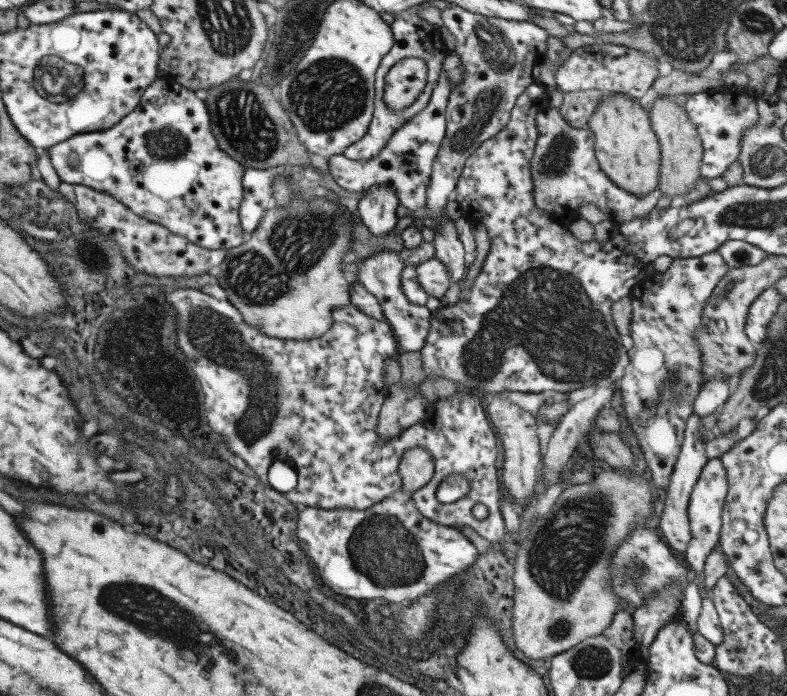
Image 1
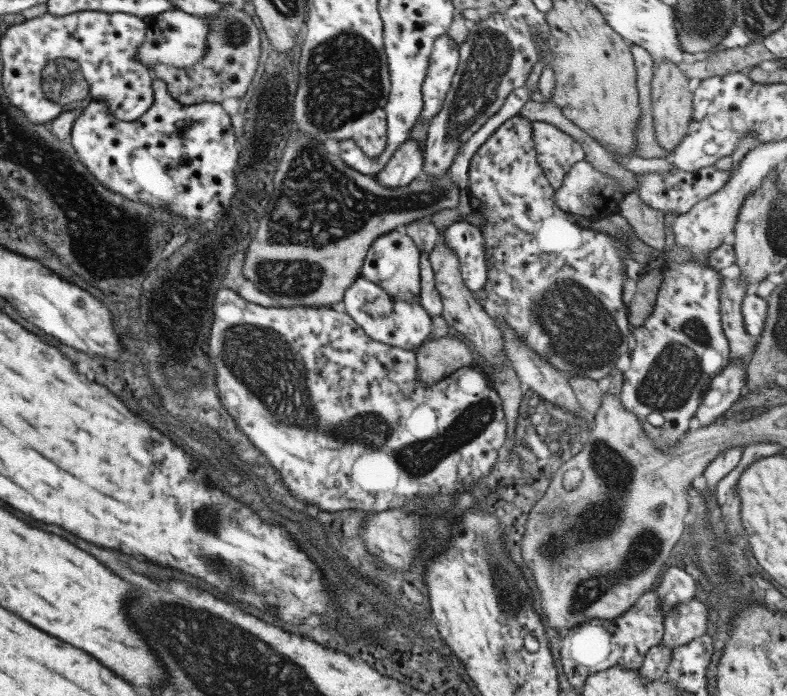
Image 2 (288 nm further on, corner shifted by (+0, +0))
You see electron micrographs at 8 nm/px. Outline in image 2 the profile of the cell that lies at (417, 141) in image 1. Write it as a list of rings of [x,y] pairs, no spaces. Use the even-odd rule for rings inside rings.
[[[443,34],[435,40],[429,56],[429,70],[421,84],[421,96],[423,96],[421,112],[413,128],[417,124],[421,126],[429,124],[431,118],[439,114],[457,68],[459,68],[459,44]]]

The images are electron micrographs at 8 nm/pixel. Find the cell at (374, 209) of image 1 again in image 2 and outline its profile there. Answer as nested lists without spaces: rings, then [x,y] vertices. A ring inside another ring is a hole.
[[[403,142],[395,152],[389,164],[379,170],[373,180],[383,188],[403,188],[421,176],[423,170],[423,154],[417,150],[417,142]]]

